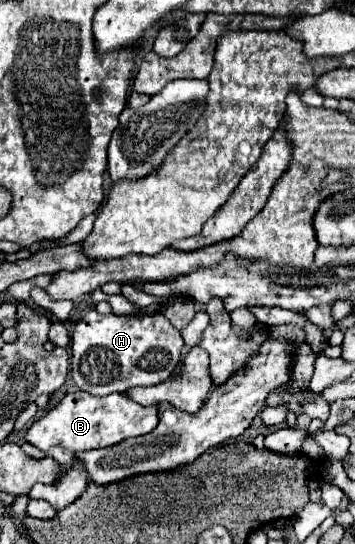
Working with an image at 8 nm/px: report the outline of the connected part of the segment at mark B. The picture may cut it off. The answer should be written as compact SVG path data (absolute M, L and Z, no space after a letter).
M74 391L68 393L54 409L50 409L42 419L34 421L26 429L26 441L42 451L48 451L54 445L60 445L70 451L90 451L90 449L112 447L128 437L146 435L152 429L156 429L156 425L158 425L156 405L142 407L132 399L126 399L126 395L122 393L94 397L86 395L86 391Z

